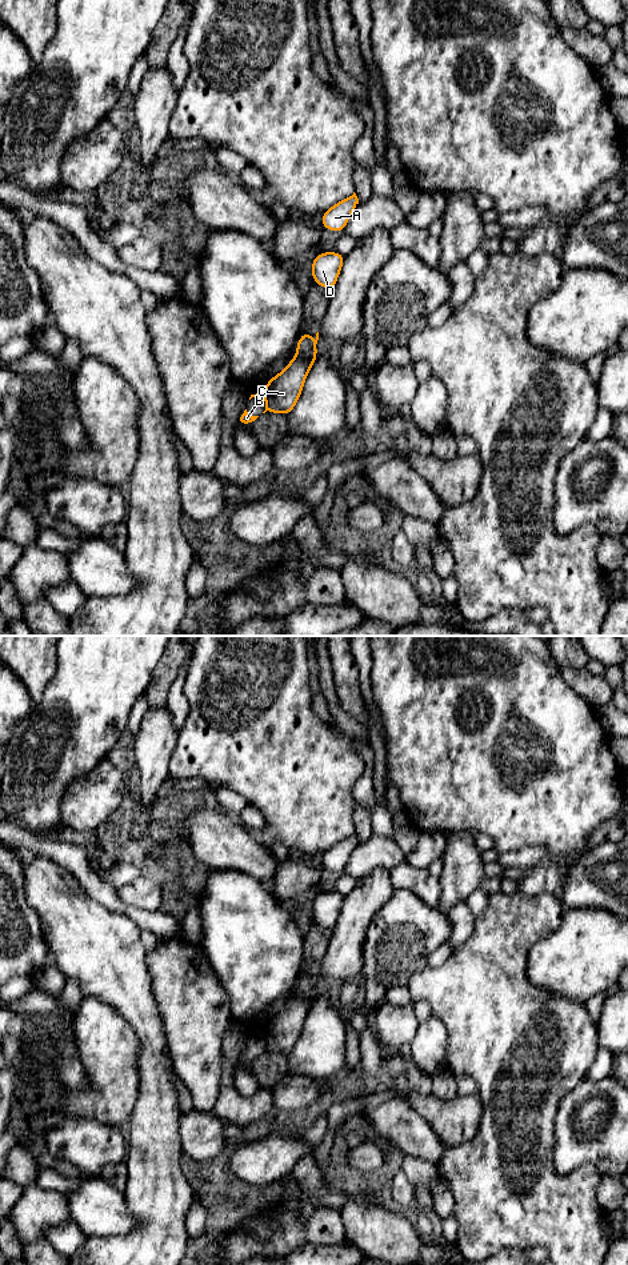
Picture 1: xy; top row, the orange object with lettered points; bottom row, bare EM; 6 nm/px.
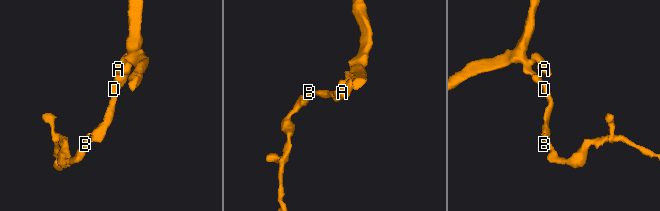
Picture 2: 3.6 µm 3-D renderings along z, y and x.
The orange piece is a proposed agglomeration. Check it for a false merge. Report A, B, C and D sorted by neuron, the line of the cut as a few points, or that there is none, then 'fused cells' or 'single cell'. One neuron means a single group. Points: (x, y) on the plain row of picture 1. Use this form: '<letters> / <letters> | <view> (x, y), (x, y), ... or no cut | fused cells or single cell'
A C D / B | xy (266, 1045), (267, 1049) | fused cells

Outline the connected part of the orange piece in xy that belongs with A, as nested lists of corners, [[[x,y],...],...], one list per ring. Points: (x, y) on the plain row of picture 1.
[[[353,832],[352,836],[347,837],[336,842],[328,850],[325,850],[321,856],[321,864],[325,869],[333,872],[344,872],[344,868],[359,844],[359,838]]]

